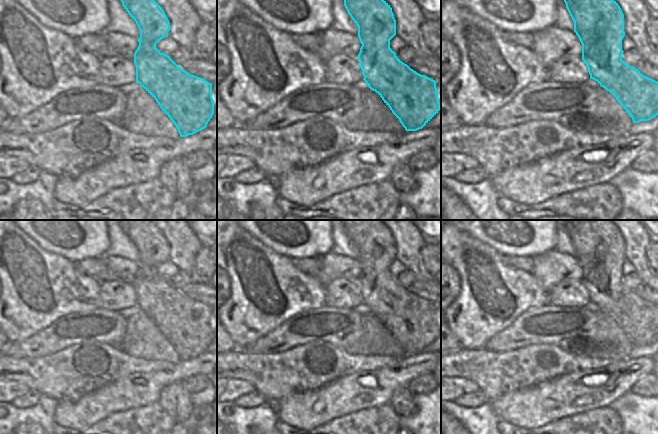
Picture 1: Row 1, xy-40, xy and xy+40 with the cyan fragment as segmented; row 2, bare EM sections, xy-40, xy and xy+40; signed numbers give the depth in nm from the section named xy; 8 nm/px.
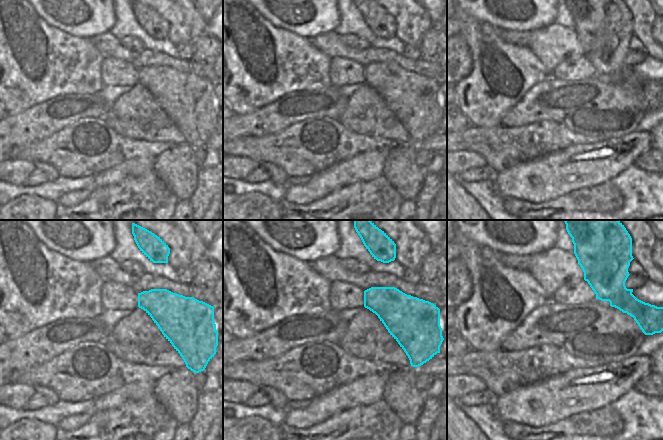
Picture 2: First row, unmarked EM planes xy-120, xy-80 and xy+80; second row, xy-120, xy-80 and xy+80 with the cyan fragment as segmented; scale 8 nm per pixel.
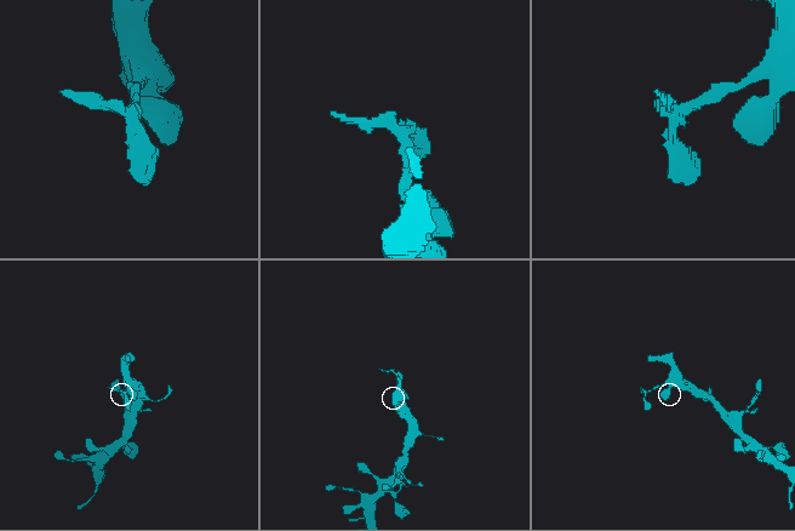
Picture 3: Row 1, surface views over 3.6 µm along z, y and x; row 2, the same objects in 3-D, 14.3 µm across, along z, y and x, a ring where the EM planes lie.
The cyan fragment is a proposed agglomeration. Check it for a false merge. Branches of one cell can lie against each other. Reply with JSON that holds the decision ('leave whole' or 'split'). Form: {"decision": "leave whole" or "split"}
{"decision": "leave whole"}

